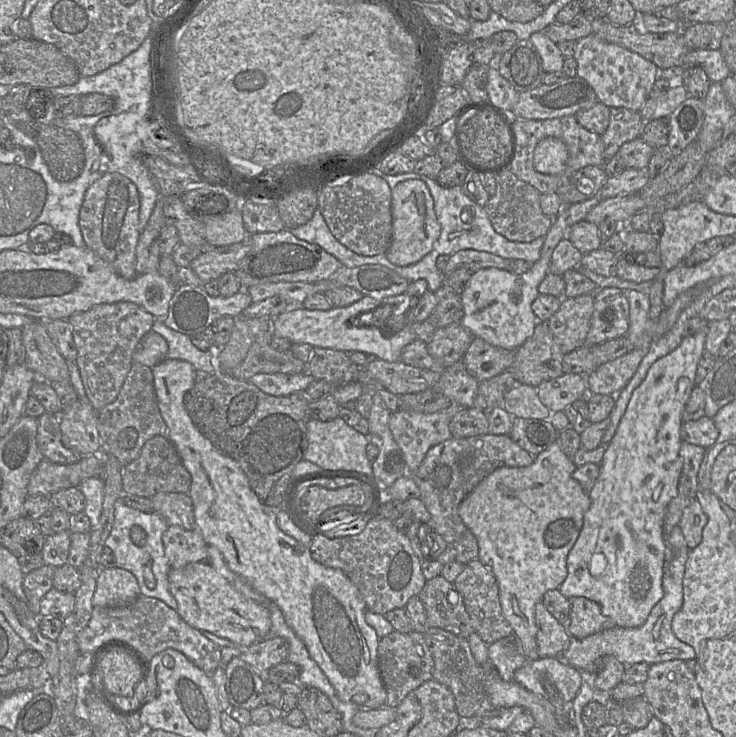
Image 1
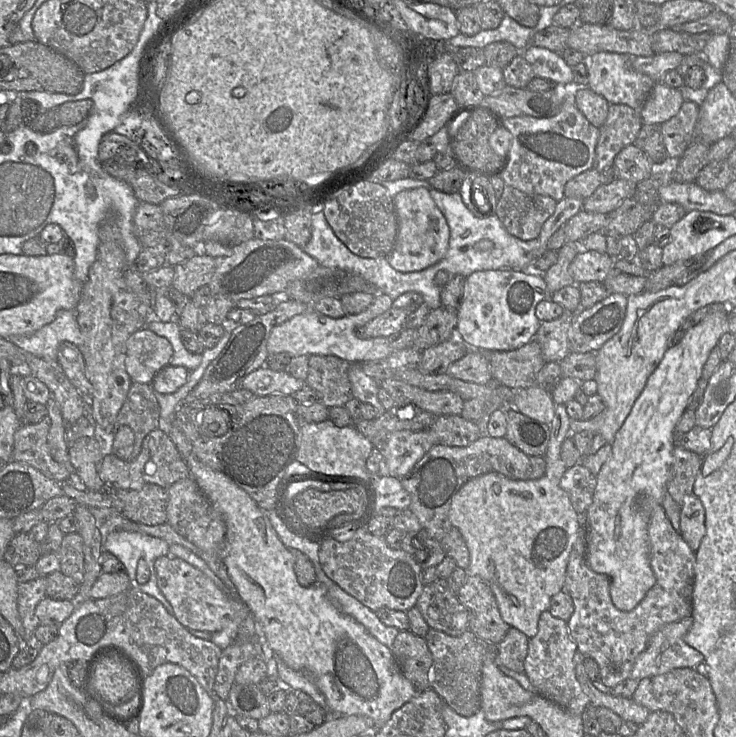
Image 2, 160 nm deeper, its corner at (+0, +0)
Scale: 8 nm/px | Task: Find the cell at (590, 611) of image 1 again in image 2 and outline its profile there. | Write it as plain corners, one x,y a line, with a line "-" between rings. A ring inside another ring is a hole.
655,501
642,503
648,503
650,566
656,583
632,611
620,611
614,606
608,576
594,572
587,564
584,523
570,553
566,570
564,591
570,595
574,604
574,612
567,621
570,637
576,643
579,655
592,658
598,664
601,681
610,689
630,678
637,656
645,650
649,639
656,632
667,624
692,615
695,552
675,531
662,504

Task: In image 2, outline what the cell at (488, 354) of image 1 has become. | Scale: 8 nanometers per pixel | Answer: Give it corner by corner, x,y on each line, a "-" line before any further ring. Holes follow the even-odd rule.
470,349
462,358
452,363
446,373
465,382
490,383
492,376
489,365
480,351

